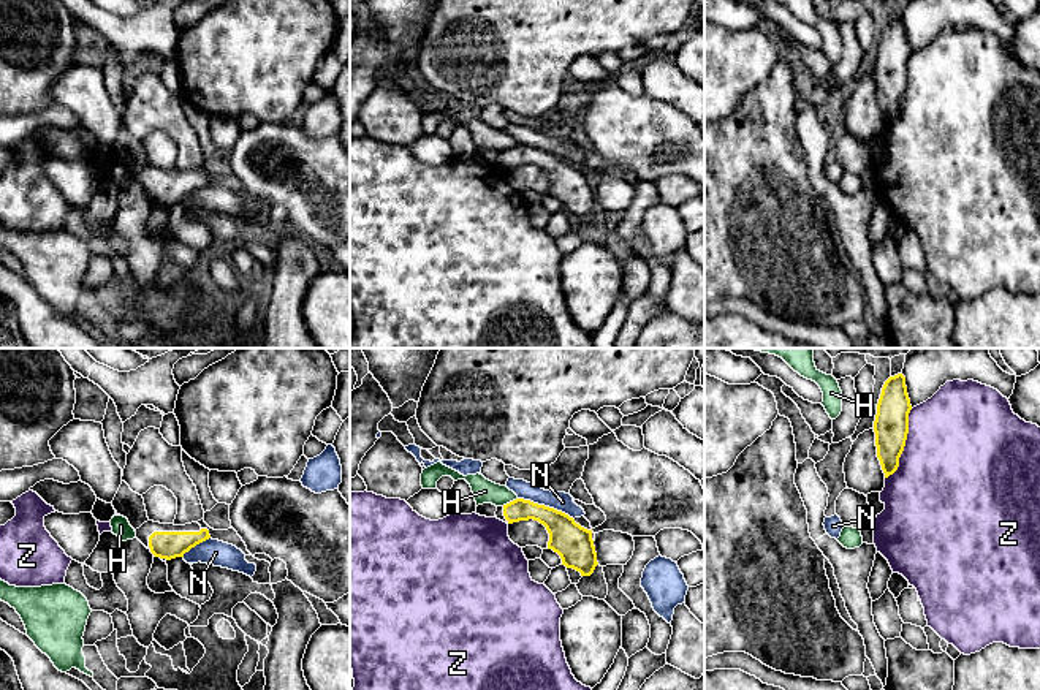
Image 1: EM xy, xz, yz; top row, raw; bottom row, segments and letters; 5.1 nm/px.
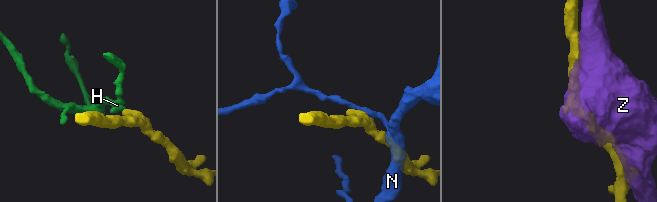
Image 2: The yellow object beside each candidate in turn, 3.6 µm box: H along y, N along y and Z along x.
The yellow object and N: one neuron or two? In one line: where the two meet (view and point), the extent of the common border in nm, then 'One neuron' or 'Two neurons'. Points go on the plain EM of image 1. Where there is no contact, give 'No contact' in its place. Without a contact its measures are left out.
Touches yellow at xz (546, 152). Shared border 300 nm. Two neurons

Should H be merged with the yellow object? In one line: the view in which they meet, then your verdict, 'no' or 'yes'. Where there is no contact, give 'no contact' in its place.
xz | no

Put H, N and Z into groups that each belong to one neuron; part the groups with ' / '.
H / N / Z

